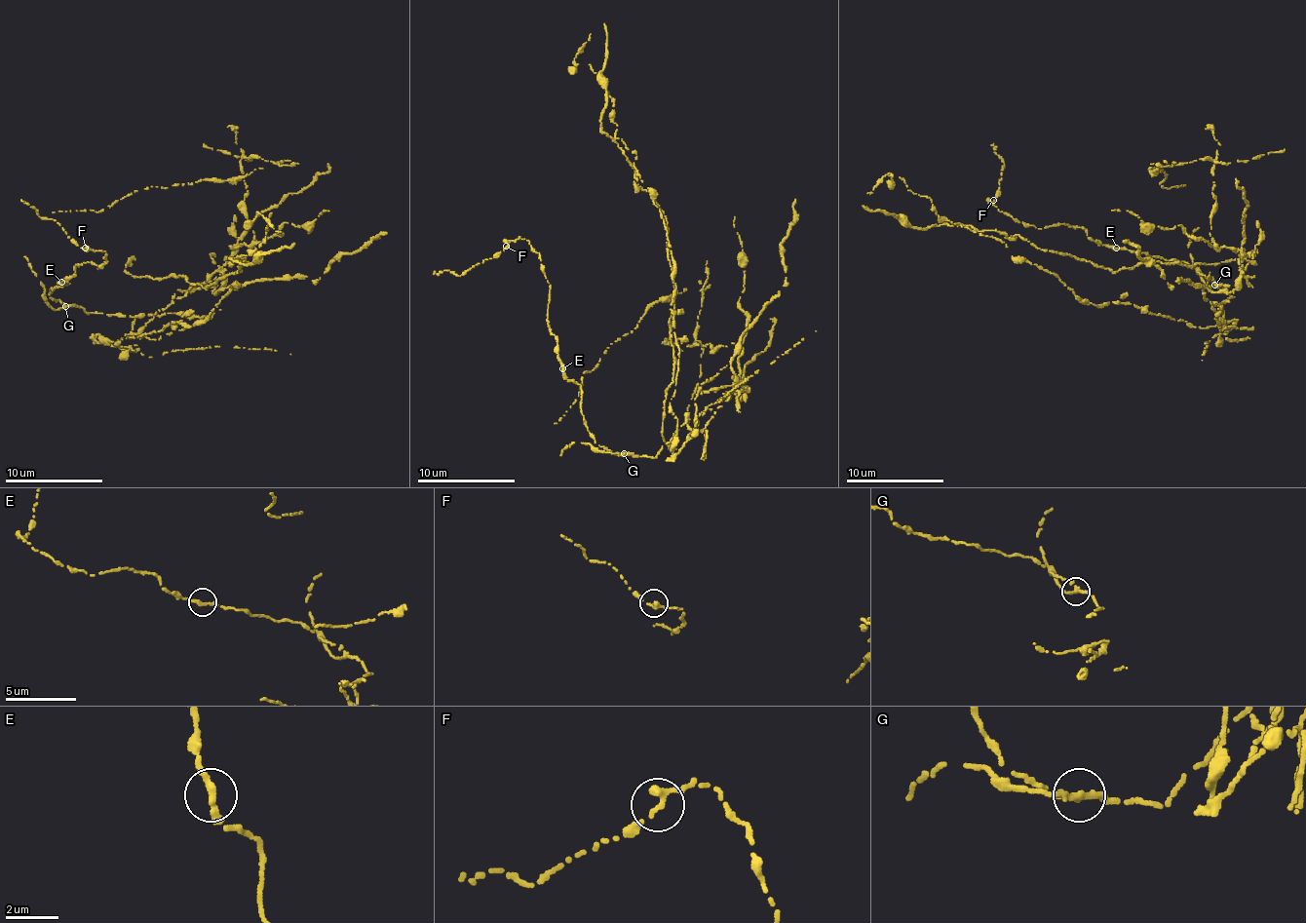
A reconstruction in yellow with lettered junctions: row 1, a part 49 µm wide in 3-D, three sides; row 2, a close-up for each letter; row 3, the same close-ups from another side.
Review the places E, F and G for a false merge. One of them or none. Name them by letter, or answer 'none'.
G

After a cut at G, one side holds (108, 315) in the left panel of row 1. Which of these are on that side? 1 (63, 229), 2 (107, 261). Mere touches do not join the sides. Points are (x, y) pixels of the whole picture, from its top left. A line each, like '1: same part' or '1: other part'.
1: other part
2: other part

